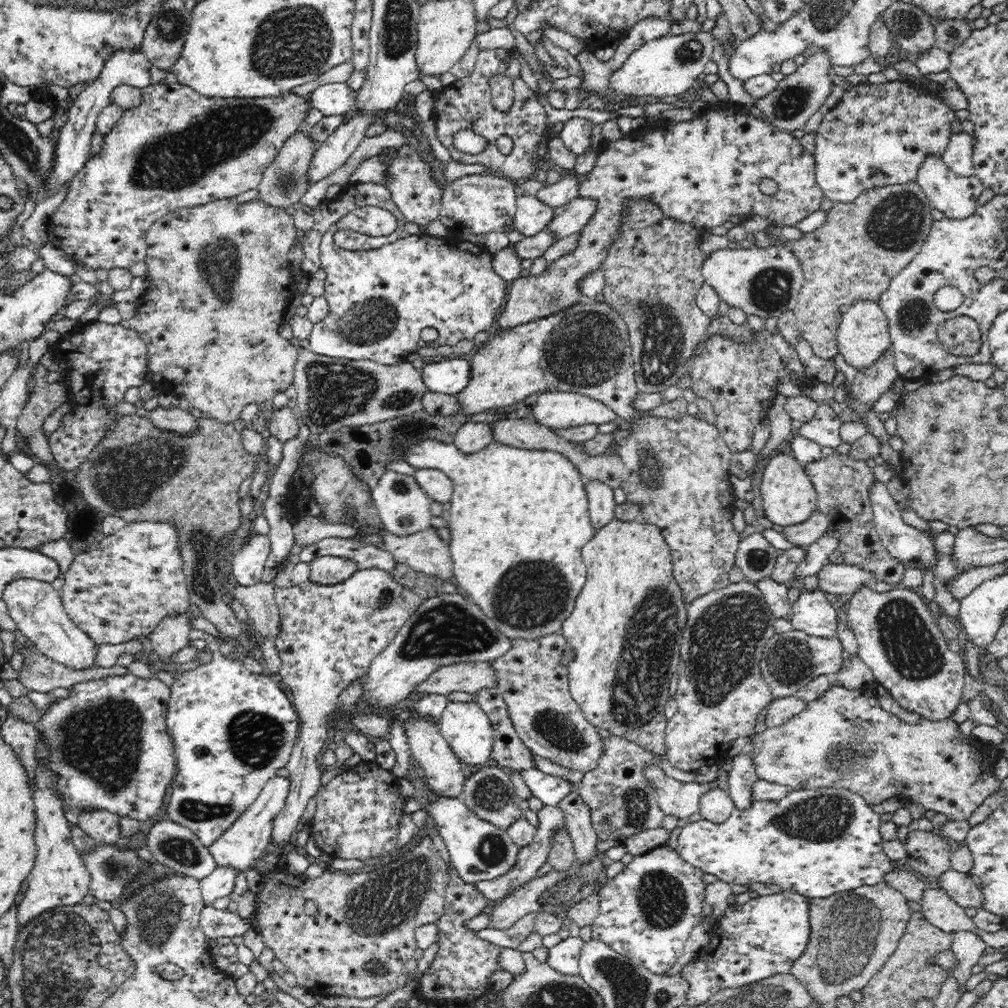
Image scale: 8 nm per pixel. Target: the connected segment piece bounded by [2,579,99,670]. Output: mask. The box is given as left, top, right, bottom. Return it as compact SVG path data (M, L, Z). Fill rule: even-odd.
M35 579L13 581L6 586L2 599L6 602L16 627L42 655L71 669L86 670L94 667L99 646L72 623L63 608L59 592L49 583Z

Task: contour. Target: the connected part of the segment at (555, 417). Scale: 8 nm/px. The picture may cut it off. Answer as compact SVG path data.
M576 392L542 393L531 413L536 422L552 430L617 420L617 414L604 403Z

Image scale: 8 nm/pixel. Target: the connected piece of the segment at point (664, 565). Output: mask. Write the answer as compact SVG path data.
M612 518L602 530L595 532L588 544L582 548L582 558L584 564L588 568L588 578L584 588L580 592L576 600L574 610L563 624L560 633L566 638L566 643L570 644L570 650L574 654L572 662L568 662L568 676L569 687L572 698L578 703L582 709L584 717L594 727L598 729L607 730L611 735L628 739L636 744L646 747L654 758L657 760L661 754L665 754L665 732L667 728L667 719L664 714L664 706L668 702L668 688L672 682L672 674L676 672L676 666L679 666L680 652L679 642L681 641L681 634L686 627L688 618L687 605L684 603L684 595L682 589L678 586L678 581L674 579L673 574L673 560L671 559L670 547L662 536L662 531L654 524L648 524L641 519L635 521L620 521L617 518Z

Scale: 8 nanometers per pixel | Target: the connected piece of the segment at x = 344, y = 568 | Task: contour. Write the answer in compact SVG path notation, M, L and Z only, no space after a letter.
M318 556L309 562L309 580L320 585L340 584L359 568L353 560L337 556Z

